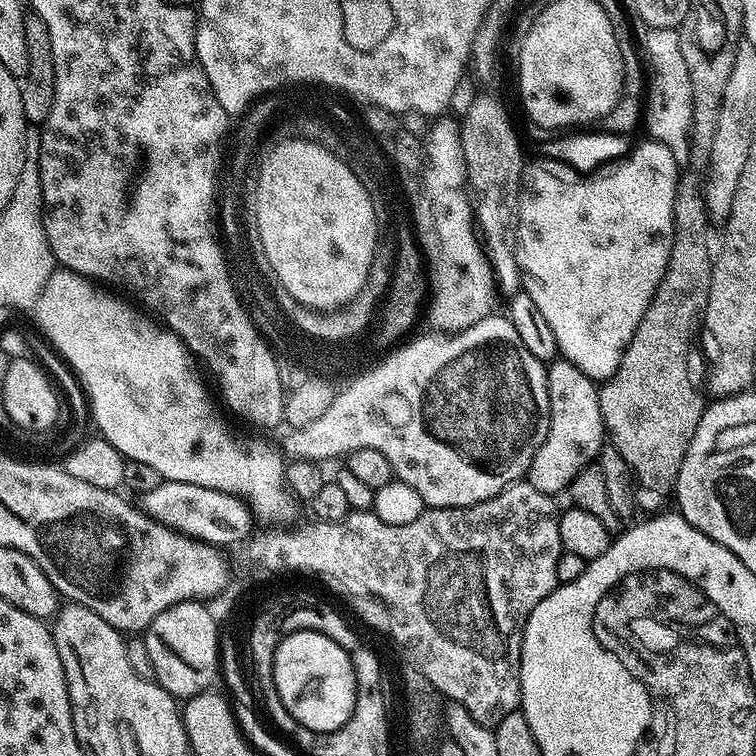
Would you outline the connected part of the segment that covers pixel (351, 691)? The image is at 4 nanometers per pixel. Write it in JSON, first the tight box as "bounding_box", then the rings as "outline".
{"bounding_box":[272,630,356,732],"outline":[[[302,630],[290,632],[280,641],[272,656],[272,681],[282,698],[282,706],[304,728],[333,732],[352,716],[356,705],[356,675],[351,656],[322,633]]]}

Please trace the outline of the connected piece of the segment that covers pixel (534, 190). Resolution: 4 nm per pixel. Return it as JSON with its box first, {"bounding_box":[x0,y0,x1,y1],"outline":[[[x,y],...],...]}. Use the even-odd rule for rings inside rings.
{"bounding_box":[516,138,682,382],"outline":[[[648,138],[645,144],[640,144],[636,149],[629,151],[626,158],[621,159],[611,170],[603,174],[592,174],[587,178],[572,178],[576,180],[563,180],[552,172],[547,172],[540,164],[525,163],[520,174],[520,197],[518,198],[518,222],[516,223],[516,261],[520,267],[520,282],[522,290],[534,298],[538,311],[544,315],[550,330],[554,333],[557,353],[563,359],[569,360],[574,367],[582,370],[592,380],[603,382],[609,380],[618,370],[618,362],[622,362],[622,354],[634,338],[634,330],[638,330],[638,322],[642,322],[642,314],[646,314],[646,306],[654,298],[658,286],[662,282],[662,274],[666,270],[666,262],[670,258],[670,246],[674,242],[674,194],[676,184],[682,175],[678,161],[666,146],[658,141]]]}

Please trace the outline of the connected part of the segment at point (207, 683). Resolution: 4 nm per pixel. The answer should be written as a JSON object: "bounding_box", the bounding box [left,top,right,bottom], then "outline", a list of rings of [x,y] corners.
{"bounding_box":[142,600,218,698],"outline":[[[187,600],[162,610],[142,636],[146,642],[146,654],[150,654],[154,666],[156,683],[177,698],[209,691],[213,687],[212,679],[216,680],[218,676],[217,635],[218,623],[210,618],[199,600]]]}

